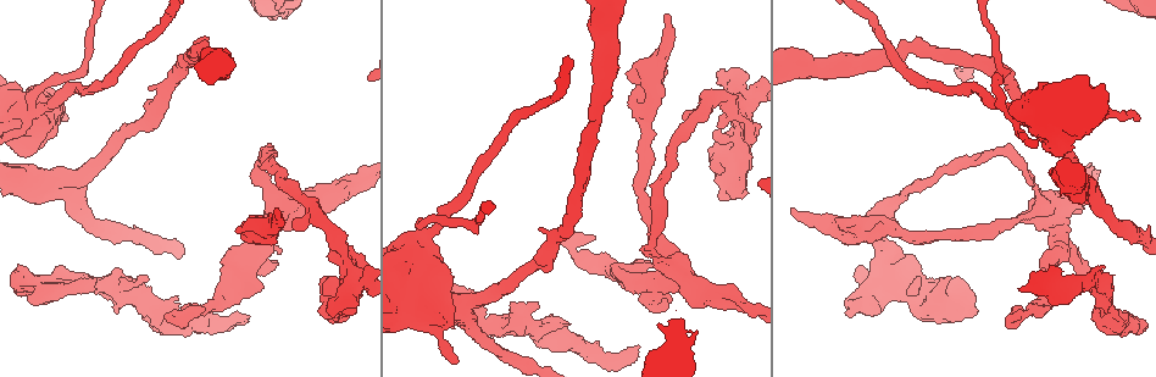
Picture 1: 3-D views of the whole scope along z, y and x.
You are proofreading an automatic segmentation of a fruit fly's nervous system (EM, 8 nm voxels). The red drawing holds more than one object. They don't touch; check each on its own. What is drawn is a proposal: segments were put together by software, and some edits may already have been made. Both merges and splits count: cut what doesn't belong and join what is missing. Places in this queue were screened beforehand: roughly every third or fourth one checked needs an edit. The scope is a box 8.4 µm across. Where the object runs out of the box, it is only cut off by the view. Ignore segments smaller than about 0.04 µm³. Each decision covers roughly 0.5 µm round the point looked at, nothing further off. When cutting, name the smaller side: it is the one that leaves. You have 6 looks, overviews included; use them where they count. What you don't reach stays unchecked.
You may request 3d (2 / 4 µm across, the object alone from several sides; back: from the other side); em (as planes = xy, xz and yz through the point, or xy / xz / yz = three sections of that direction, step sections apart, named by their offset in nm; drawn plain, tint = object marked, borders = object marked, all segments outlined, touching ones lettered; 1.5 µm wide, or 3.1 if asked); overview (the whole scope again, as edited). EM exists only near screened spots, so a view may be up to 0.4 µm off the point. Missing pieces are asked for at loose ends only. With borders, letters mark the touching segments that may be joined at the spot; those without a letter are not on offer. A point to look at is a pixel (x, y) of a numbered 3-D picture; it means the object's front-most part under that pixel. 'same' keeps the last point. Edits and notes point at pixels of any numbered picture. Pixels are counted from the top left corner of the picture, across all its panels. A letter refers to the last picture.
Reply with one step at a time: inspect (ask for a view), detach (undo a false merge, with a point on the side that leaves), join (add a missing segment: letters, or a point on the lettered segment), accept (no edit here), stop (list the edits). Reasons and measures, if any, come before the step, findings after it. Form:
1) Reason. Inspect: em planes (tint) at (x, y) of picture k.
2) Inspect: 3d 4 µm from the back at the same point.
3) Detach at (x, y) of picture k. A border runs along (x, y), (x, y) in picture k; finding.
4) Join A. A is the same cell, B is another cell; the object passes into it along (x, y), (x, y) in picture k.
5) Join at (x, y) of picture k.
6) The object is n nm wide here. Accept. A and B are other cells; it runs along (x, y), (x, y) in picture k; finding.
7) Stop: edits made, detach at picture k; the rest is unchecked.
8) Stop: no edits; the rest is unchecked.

Abrupt turn. Inspect: em planes (tint) at (25, 287) of picture 1.

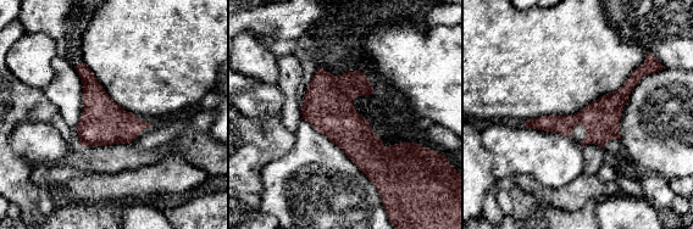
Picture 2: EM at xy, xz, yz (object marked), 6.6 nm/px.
Inspect: em planes (borders) at the same point.

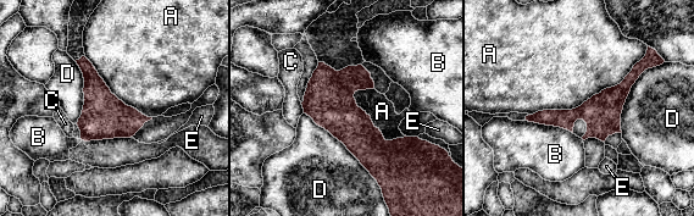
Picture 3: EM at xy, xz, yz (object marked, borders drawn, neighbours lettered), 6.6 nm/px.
The longest contact is with A, 850 nm. Accept. A, B, C, D and E are other cells; it runs along (639, 70), (599, 111), (531, 118) in picture 3; all the same cell.

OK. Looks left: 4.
Branch stops here. Inspect: em xy step 8 (borders) at (176, 318) of picture 1.

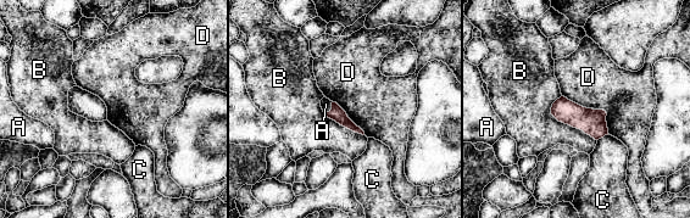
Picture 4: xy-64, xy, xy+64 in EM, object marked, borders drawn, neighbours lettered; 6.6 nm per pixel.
Inspect: em xz step 8 (borders) at the same point.

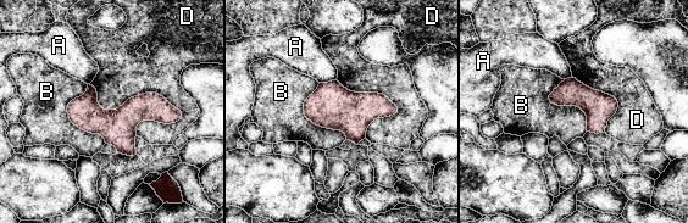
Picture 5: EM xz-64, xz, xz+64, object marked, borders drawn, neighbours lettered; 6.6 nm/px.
The object is 200 nm wide here. Accept. A, B and D are other cells; a border runs along (89, 84), (182, 117) in picture 5; none of them fits.

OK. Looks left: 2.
Small branch off a trunk. Inspect: em xy step 8 (borders) at (1010, 112) of picture 1.

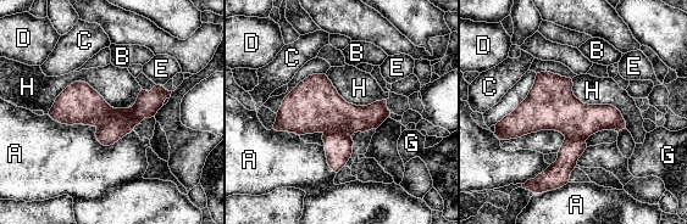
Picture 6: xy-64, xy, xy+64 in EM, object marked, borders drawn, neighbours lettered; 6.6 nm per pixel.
The object is 170 nm wide here. Detach at (338, 146) of picture 6. A, B, C, D, E, G and H are other cells; a border runs along (323, 132), (342, 132), (350, 135) in picture 6; two cells meet here.

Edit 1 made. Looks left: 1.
Stop: edits made, detach at picture 6; the rest is unchecked.

